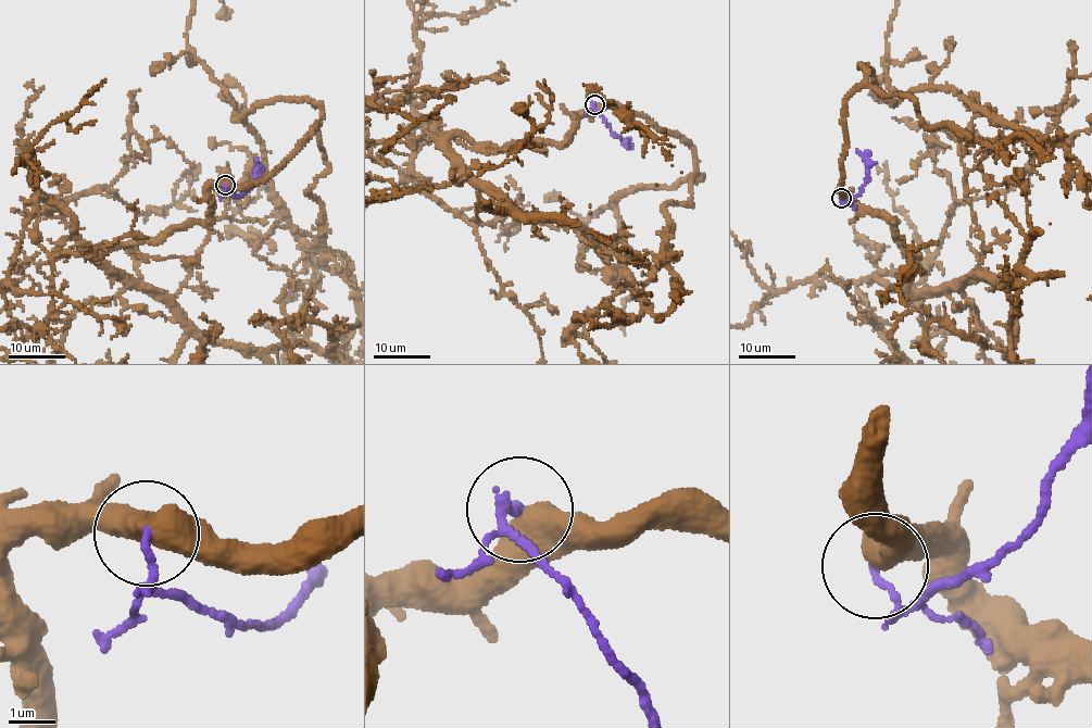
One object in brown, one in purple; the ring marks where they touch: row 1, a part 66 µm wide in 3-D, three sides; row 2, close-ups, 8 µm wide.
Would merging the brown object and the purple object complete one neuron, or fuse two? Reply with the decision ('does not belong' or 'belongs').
does not belong

